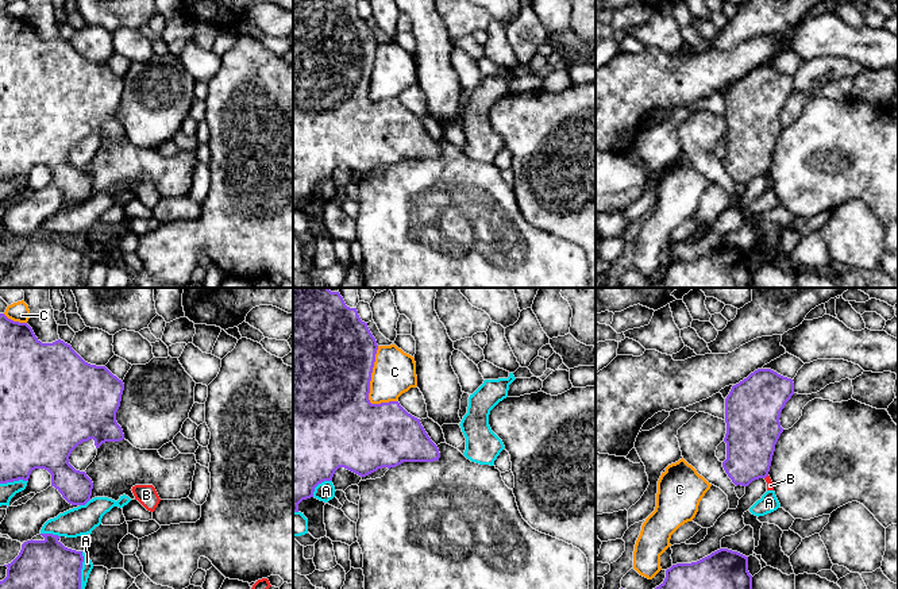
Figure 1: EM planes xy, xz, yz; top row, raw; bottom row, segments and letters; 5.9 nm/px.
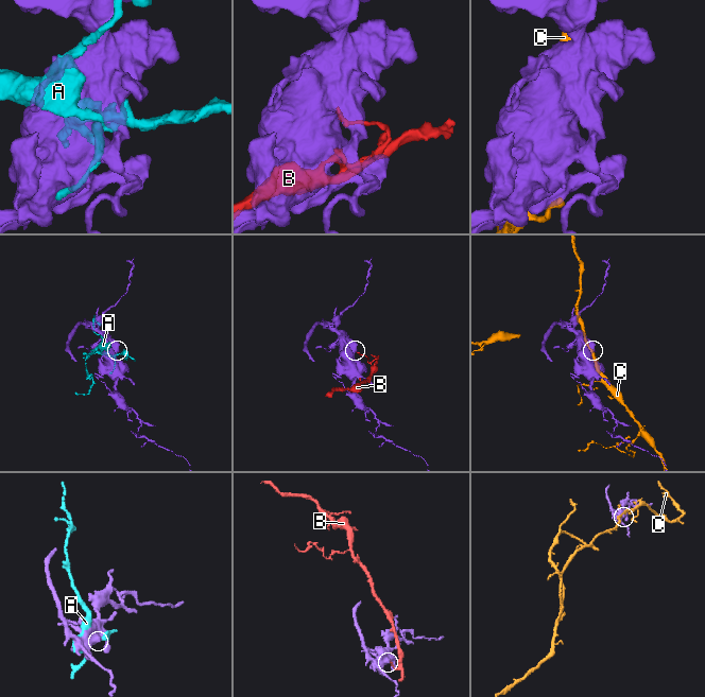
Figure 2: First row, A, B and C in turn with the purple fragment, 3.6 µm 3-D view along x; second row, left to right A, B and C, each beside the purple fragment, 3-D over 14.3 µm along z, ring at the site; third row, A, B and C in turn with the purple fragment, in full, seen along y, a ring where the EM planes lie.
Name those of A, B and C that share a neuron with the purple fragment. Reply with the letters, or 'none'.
none

